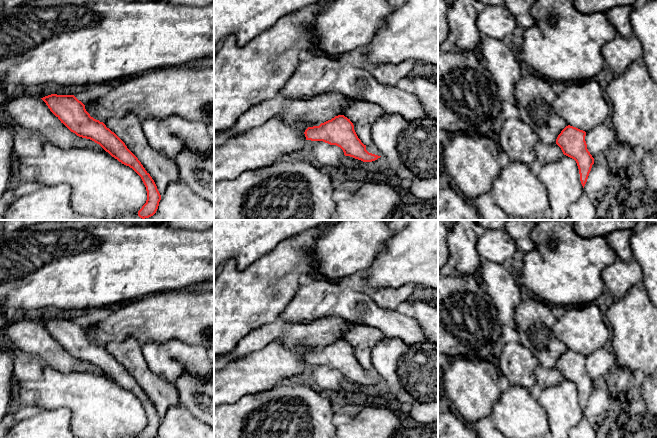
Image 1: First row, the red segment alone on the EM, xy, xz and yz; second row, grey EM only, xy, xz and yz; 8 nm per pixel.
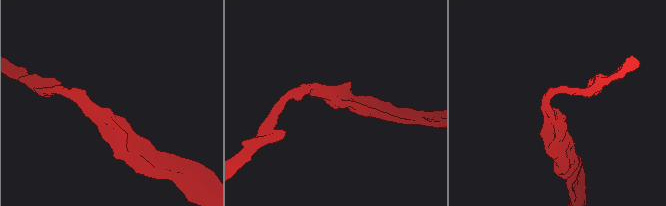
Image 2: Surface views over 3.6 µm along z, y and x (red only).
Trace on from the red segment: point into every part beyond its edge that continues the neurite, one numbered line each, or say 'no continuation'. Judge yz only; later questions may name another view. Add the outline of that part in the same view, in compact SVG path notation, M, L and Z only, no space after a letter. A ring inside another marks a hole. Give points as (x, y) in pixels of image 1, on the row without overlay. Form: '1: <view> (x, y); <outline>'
1: yz (545, 377); M540 365L535 370L535 377L537 385L541 389L557 385L564 379L561 372L556 367L545 368Z

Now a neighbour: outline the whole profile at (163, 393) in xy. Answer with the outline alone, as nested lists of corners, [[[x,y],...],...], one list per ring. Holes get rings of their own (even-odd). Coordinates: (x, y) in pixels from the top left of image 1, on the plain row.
[[[128,337],[119,343],[110,342],[104,348],[138,382],[154,404],[161,421],[171,406],[181,404],[175,384],[150,371],[142,353],[142,345],[136,339]]]

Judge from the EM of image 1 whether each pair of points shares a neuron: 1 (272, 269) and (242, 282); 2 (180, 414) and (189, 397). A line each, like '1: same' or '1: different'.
1: same
2: different

